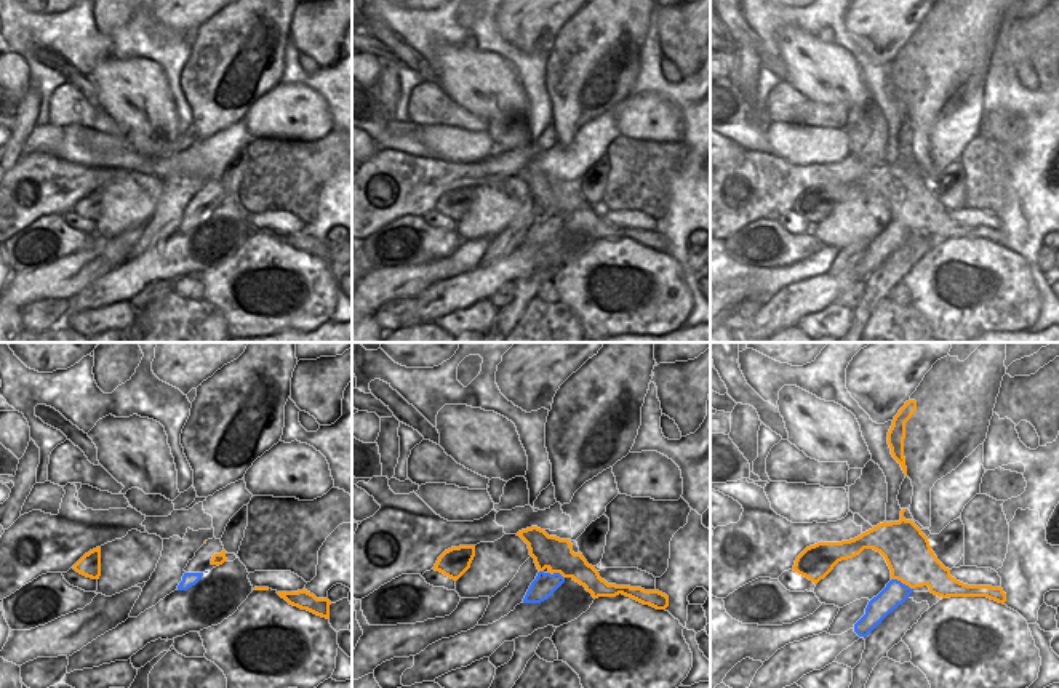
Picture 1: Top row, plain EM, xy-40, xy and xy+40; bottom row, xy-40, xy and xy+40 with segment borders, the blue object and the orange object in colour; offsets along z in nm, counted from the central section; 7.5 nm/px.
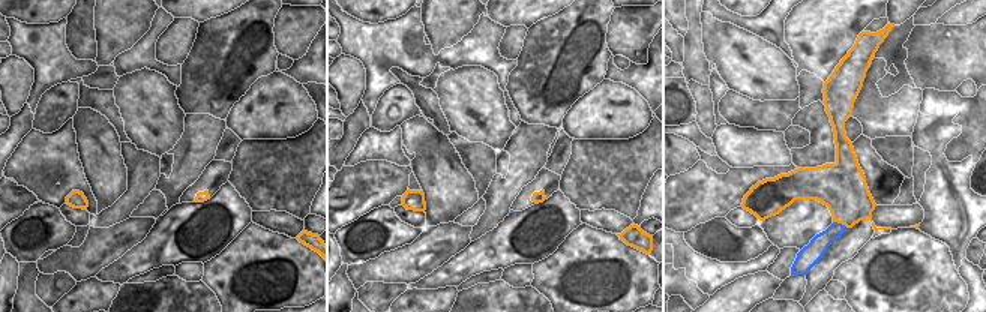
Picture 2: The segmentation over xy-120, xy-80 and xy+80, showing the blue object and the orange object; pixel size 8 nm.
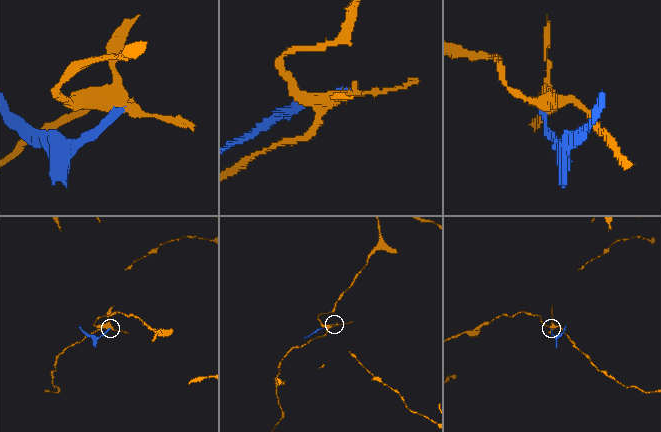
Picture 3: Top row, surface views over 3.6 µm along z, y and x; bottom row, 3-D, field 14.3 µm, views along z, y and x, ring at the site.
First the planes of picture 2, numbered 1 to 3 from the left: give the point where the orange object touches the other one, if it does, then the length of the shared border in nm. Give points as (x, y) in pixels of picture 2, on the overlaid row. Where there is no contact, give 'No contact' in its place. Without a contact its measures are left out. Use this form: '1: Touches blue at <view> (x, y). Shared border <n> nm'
1: No contact
2: No contact
3: Touches blue at xy+80 (841, 224). Shared border 130 nm

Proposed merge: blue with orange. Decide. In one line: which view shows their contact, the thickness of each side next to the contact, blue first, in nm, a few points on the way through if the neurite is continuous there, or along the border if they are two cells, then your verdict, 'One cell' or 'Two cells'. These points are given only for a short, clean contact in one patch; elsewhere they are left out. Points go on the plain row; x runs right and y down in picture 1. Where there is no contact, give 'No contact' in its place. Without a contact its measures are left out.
Touches blue in xy+40. Thickness 180 nm (blue) against 360 nm. Boundary: xy+40 (891, 220), (912, 231). Two cells

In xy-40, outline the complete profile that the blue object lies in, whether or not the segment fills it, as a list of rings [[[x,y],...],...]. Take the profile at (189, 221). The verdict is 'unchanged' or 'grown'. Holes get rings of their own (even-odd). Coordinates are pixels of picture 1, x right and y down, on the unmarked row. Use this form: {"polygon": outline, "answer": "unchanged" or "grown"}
{"polygon": [[[208,181],[197,194],[192,202],[189,202],[187,208],[184,210],[182,222],[178,227],[178,232],[187,232],[189,229],[195,227],[205,213],[211,213],[218,206],[211,205],[214,195],[221,195],[224,187],[221,181]]], "answer": "grown"}

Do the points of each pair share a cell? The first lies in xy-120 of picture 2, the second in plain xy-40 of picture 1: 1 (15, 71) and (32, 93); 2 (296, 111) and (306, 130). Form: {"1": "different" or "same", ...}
{"1": "different", "2": "same"}

